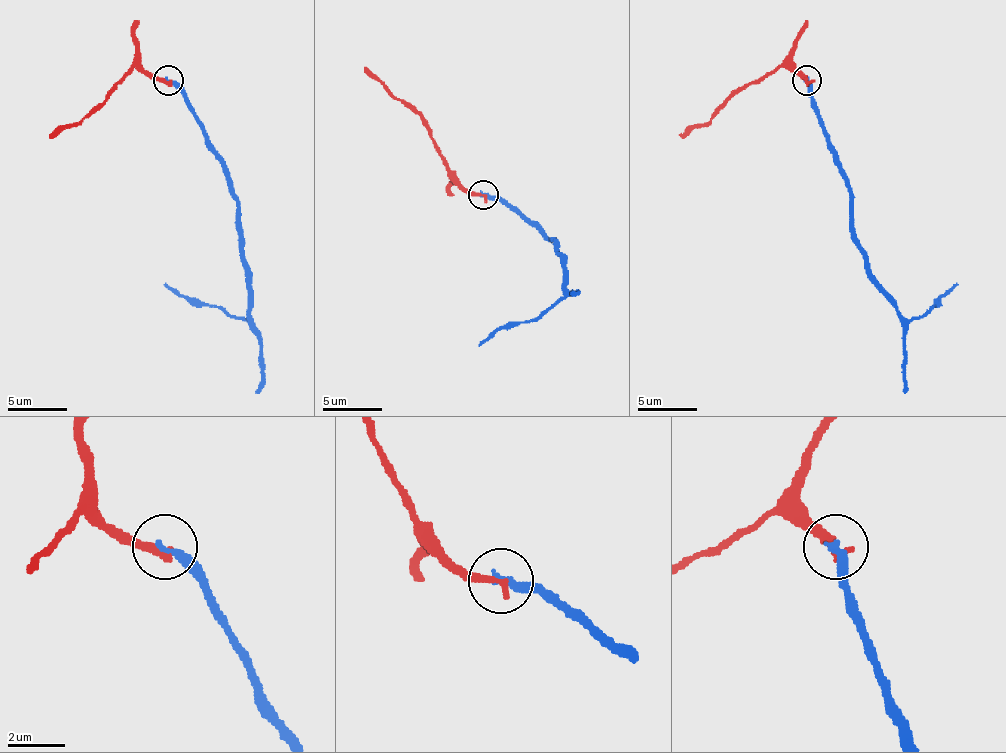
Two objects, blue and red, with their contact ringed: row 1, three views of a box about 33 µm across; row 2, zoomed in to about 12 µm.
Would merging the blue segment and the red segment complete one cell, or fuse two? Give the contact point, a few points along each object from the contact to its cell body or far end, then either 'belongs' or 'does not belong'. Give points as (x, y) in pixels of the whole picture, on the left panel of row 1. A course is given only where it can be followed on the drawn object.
at (168, 80); blue runs (167, 81), (182, 95), (236, 202), (247, 276), (244, 321), (218, 306), (185, 300), (164, 285); red runs (167, 81), (156, 81), (135, 66), (78, 122), (61, 125), (49, 137); belongs

